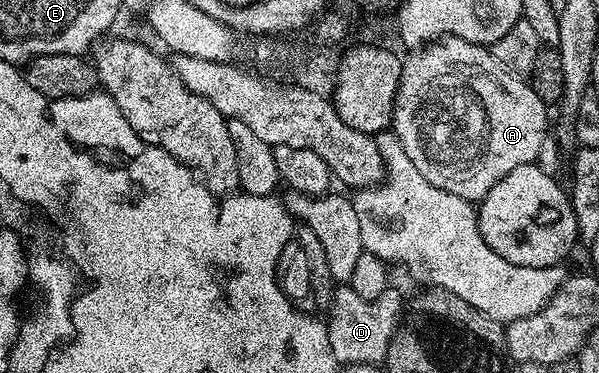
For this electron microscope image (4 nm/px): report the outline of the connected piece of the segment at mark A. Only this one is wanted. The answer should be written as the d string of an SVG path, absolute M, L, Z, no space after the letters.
M448 36L430 41L401 63L401 79L393 97L391 132L403 144L411 164L426 180L443 192L455 192L463 200L477 204L511 172L511 168L532 166L539 148L550 133L547 105L524 77L505 70L489 48L476 46L462 38Z

